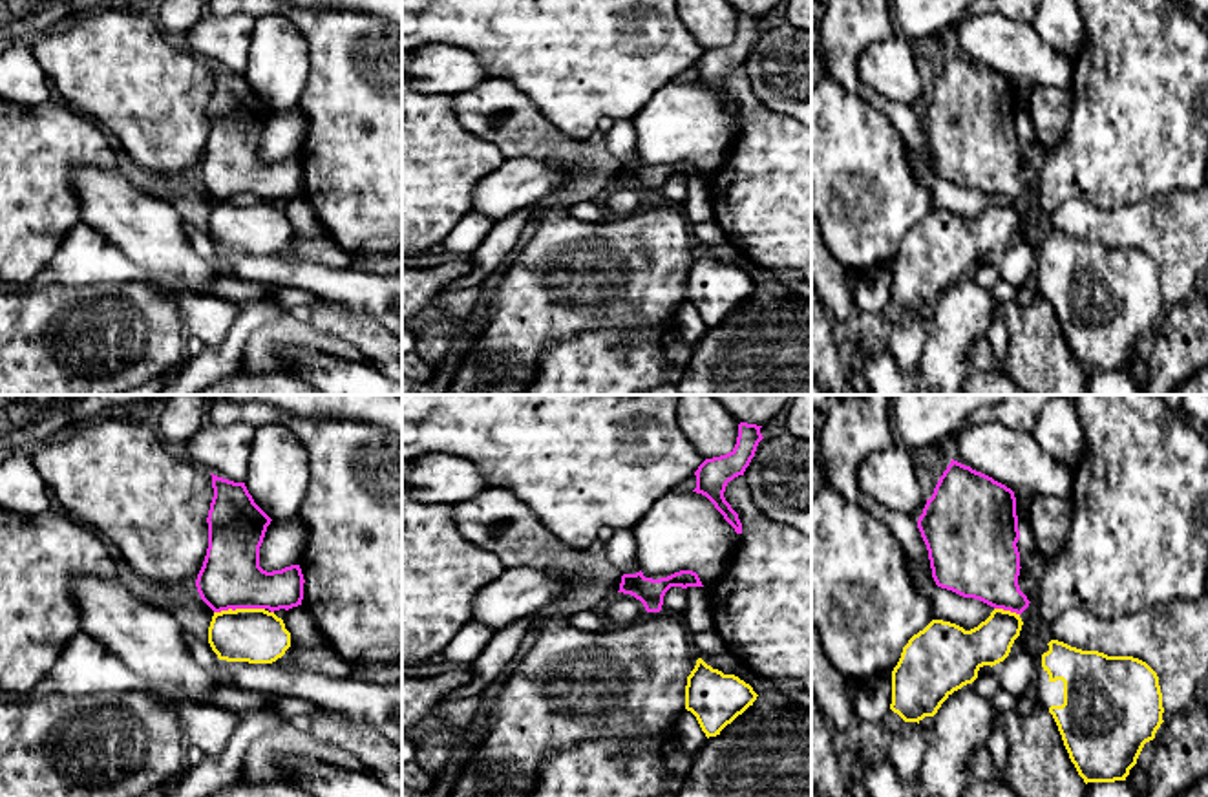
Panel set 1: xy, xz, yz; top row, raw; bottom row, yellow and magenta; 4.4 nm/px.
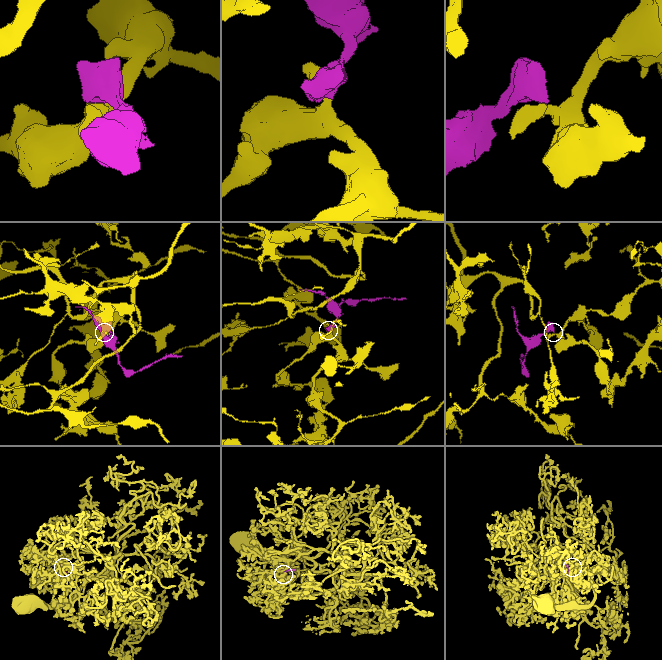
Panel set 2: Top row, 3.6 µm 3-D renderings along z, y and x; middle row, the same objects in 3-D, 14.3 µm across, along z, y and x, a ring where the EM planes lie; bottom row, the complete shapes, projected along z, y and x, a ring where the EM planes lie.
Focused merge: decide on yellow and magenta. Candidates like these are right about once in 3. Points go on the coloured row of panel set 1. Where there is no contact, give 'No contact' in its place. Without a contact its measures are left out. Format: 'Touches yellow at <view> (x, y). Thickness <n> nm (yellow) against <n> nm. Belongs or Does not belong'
Touches yellow at xy (238, 609). Thickness 240 nm (yellow) against 280 nm. Does not belong

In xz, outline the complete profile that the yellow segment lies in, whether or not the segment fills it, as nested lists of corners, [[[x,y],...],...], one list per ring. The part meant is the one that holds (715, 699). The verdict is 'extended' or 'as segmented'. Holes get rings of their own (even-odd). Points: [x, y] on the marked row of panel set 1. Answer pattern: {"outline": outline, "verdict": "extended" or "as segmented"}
{"outline": [[[702,658],[687,676],[685,709],[691,711],[705,737],[716,737],[757,700],[749,684],[735,675],[724,675]]], "verdict": "as segmented"}

